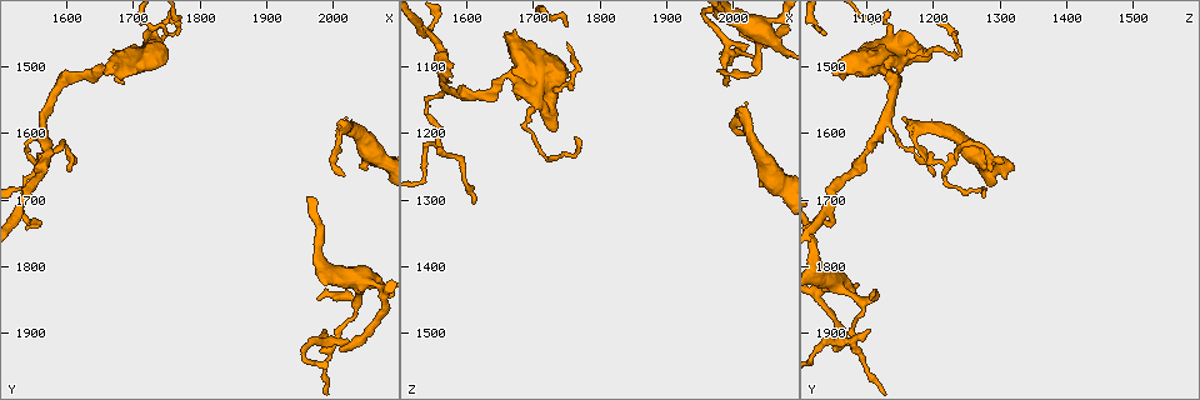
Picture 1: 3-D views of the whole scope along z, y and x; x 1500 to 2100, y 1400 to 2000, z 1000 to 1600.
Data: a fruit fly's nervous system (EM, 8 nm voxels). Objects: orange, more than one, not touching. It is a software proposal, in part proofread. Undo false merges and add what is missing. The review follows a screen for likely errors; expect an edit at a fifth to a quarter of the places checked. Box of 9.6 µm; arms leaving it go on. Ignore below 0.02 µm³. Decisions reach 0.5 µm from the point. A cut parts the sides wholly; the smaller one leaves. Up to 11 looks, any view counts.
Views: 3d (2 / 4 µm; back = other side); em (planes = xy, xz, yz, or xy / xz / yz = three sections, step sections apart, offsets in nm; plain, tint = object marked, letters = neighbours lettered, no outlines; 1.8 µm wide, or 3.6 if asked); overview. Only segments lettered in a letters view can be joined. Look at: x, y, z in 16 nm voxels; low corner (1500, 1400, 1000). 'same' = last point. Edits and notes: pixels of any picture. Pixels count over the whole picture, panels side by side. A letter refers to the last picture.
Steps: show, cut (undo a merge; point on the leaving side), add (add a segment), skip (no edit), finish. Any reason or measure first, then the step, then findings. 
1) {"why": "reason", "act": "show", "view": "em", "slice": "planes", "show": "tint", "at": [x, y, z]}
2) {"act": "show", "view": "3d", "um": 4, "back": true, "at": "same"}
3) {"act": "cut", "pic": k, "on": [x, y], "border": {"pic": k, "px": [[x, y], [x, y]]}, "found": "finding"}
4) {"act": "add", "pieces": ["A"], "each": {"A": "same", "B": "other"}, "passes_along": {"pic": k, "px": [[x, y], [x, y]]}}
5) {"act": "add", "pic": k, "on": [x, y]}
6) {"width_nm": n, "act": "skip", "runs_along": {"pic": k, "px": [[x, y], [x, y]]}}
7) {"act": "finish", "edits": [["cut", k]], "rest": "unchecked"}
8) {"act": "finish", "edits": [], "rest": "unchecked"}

{"why": "three arms meet", "act": "show", "view": "3d", "um": 2, "at": [1570, 1585, 1135]}

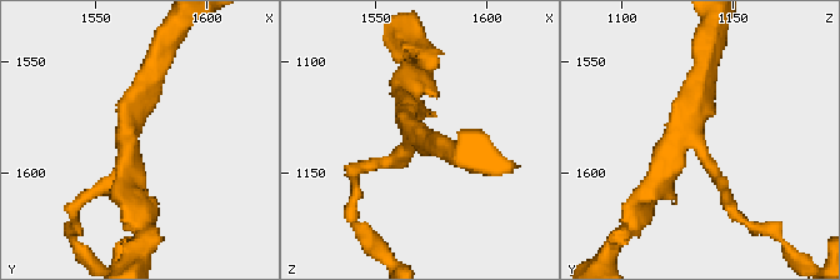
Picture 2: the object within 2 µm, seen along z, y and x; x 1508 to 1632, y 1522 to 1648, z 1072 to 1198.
{"arms": 3, "act": "show", "view": "em", "slice": "planes", "show": "letters", "at": [1564, 1587, 1131]}

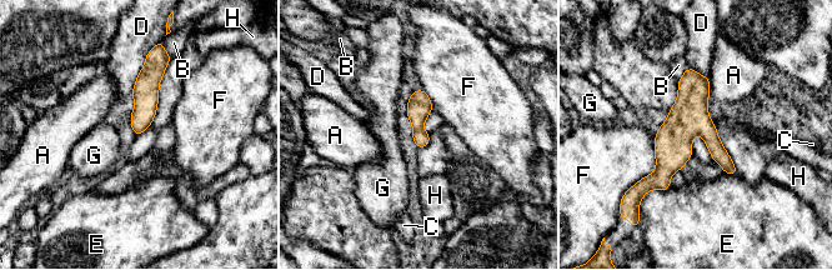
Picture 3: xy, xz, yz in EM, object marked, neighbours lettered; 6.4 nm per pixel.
{"width_nm": 140, "act": "skip", "each": {"A": "other", "B": "other", "C": "other", "D": "other", "E": "other", "F": "other", "G": "other", "H": "other"}, "runs_along": {"pic": 3, "px": [[688, 71], [688, 116], [650, 186]]}, "found": "continuous, no second neuron"}

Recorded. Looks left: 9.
{"why": "four or more arms meet", "act": "show", "view": "em", "um": 3.6, "slice": "planes", "show": "plain", "at": [1680, 1505, 1120]}

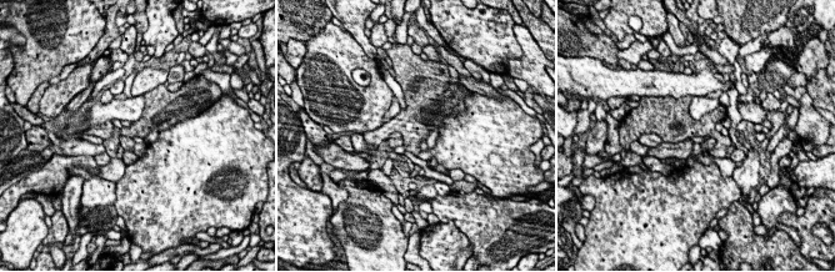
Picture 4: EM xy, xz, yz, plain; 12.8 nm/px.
{"why": "what lies round it", "act": "show", "view": "em", "um": 3.6, "slice": "planes", "show": "letters", "at": "same"}

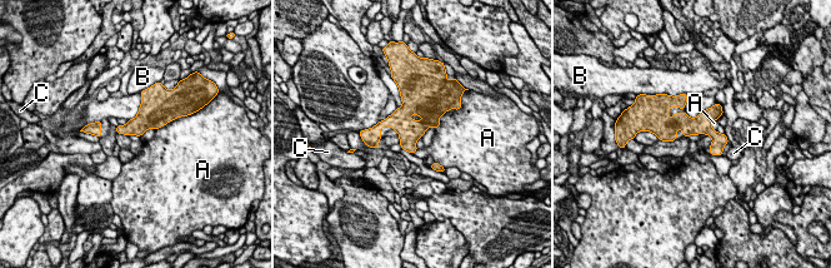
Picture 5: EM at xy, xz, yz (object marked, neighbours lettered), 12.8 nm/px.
{"act": "skip", "each": {"A": "other", "B": "other", "C": "other"}, "found": "all the same neuron"}

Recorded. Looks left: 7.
{"why": "tapers out", "act": "show", "view": "em", "slice": "planes", "show": "letters", "at": [1615, 1645, 1305]}

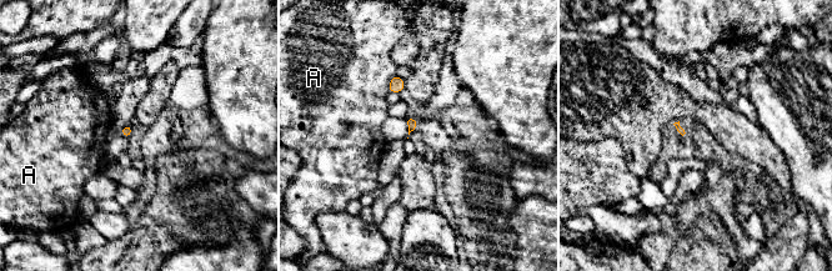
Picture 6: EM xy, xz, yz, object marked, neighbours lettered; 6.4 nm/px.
{"longest_contact_nm": ["A", 120], "act": "skip", "each": {"A": "other"}, "found": "no lettered segment goes on from it"}

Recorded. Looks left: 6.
{"why": "touches itself", "act": "show", "view": "3d", "um": 4, "at": [2005, 1915, 1070]}

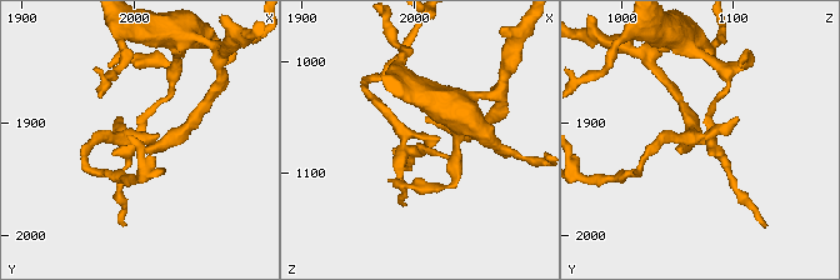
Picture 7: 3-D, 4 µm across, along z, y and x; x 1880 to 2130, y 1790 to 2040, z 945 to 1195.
{"act": "show", "view": "em", "slice": "xz", "step": 8, "show": "letters", "at": [2002, 1910, 1074]}

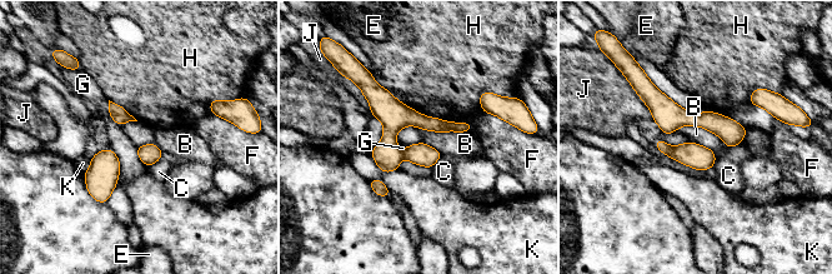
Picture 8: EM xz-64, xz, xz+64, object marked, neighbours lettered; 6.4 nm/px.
{"width_nm": 130, "act": "cut", "pic": 8, "on": [666, 149], "each": {"B": "other", "C": "other", "E": "other", "F": "other", "G": "other", "H": "other", "J": "other", "K": "other"}, "part_leaving": {"pic": 8, "px": [[365, 89], [395, 115], [467, 128]]}, "found": "a second neuron is stuck on"}

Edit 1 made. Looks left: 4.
{"act": "finish", "edits": [["cut", 8]], "rest": "unchecked"}

